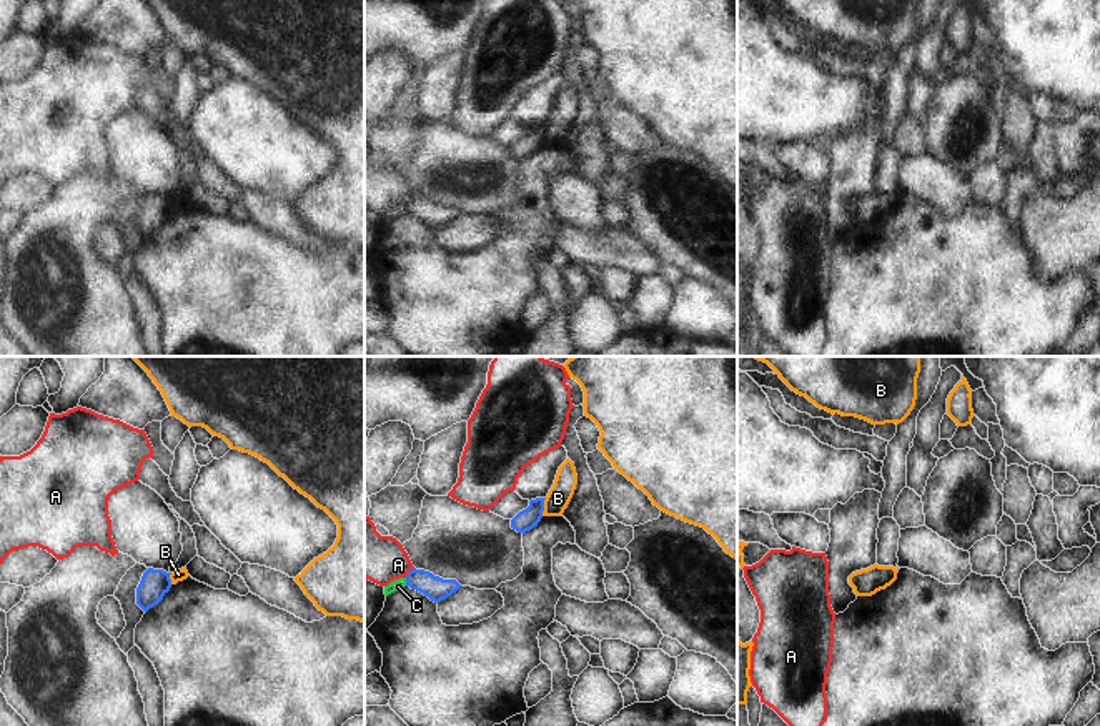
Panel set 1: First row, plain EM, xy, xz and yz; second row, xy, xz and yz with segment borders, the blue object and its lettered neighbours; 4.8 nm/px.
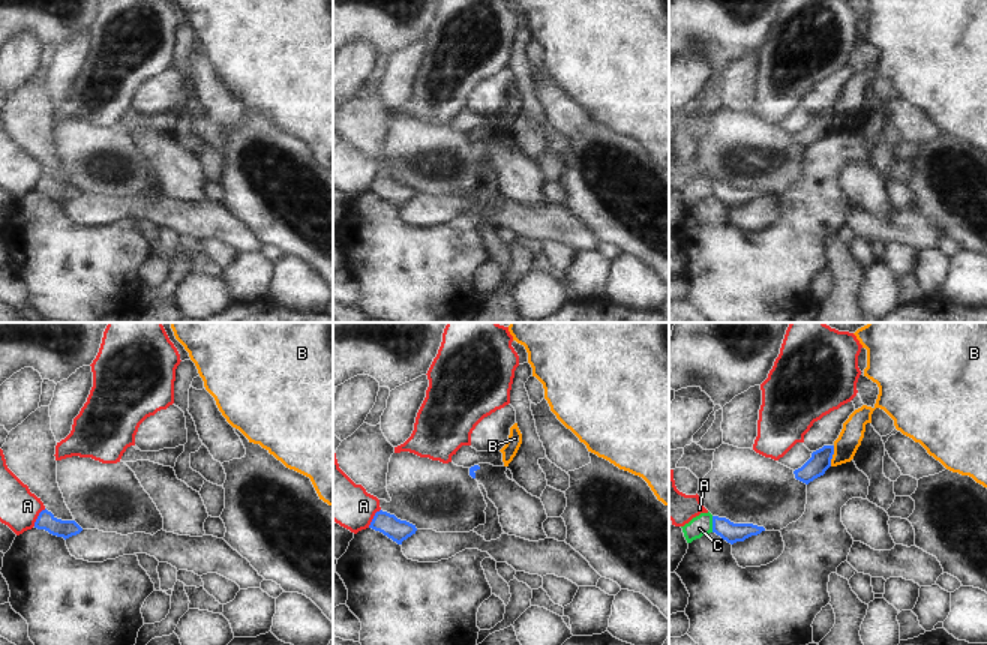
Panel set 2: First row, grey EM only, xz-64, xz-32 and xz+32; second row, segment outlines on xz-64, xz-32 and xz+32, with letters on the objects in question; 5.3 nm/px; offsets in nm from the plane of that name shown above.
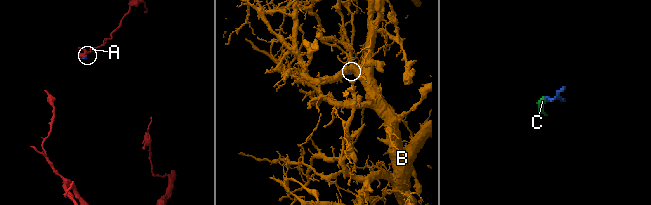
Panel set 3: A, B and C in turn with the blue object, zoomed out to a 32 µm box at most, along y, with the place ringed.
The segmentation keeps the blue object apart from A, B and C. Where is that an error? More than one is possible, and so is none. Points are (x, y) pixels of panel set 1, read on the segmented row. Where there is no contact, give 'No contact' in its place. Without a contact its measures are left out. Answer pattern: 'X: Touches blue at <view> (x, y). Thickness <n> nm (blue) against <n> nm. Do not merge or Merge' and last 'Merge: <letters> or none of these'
A: Touches blue at xz (410, 571). Thickness 120 nm (blue) against 240 nm. Do not merge
B: Touches blue at xz (543, 507). Thickness 100 nm (blue) against 120 nm. Do not merge
C: Touches blue at xz (406, 581). Thickness 120 nm (blue) against 50 nm. Do not merge
Merge: none of these.

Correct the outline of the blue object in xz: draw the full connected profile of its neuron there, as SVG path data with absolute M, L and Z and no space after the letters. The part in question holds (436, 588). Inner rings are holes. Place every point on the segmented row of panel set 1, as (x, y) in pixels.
M413 568L406 576L406 586L416 589L428 596L431 601L439 603L453 593L456 593L461 584L456 579L443 579L429 571Z

